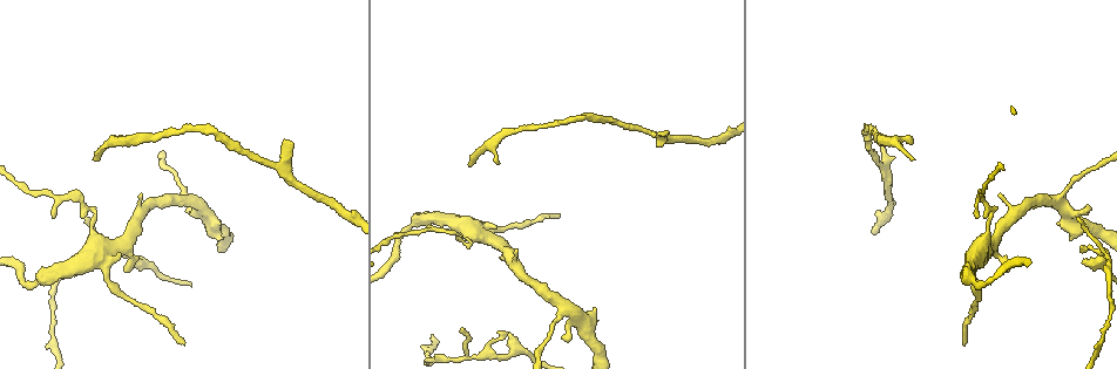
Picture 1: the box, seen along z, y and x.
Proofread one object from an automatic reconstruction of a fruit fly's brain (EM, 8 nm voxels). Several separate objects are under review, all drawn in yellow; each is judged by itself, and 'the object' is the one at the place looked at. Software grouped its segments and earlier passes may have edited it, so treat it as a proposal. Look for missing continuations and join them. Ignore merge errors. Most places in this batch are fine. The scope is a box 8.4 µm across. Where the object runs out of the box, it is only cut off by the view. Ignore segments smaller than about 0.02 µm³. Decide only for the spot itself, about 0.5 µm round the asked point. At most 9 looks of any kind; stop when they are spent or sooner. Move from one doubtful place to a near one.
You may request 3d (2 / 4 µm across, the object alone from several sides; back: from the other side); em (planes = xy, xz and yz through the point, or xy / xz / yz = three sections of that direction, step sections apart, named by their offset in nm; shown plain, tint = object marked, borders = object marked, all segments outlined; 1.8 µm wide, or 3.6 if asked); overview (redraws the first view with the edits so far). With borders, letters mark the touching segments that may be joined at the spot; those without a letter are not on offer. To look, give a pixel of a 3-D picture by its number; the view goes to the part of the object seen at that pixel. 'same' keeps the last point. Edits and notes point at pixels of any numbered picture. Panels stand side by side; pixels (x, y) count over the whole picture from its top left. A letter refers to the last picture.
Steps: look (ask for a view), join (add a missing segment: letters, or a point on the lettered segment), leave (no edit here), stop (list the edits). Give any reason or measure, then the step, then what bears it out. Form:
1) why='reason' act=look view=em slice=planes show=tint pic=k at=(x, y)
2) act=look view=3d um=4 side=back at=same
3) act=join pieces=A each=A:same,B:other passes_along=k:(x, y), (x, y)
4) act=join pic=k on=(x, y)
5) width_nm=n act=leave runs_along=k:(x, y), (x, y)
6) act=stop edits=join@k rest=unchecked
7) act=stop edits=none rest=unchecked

act=look view=em slice=planes show=borders pic=1 at=(1000, 193)

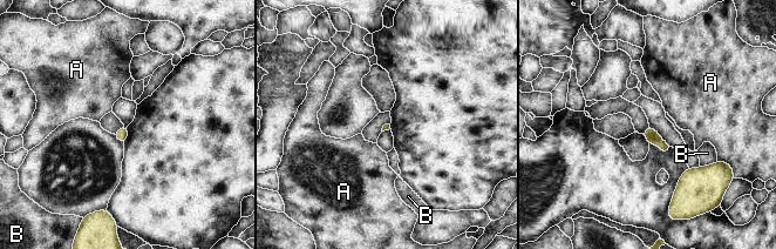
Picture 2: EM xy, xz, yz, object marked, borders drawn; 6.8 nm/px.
act=leave each=A:other,B:other border=2:(717, 160), (723, 162) found='none of them fits'

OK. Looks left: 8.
why='branch stops here' act=look view=em slice=planes show=plain pic=1 at=(1081, 248)

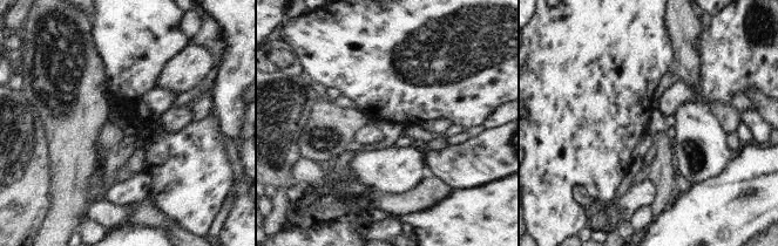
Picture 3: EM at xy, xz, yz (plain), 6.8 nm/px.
act=look view=em slice=planes show=tint at=same

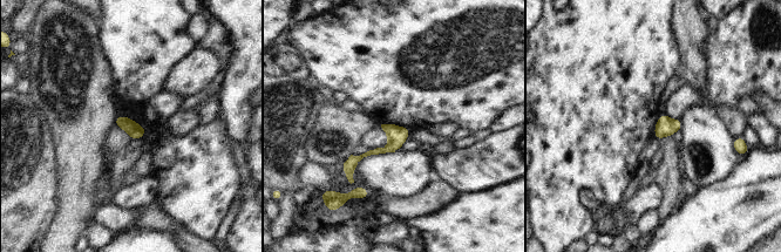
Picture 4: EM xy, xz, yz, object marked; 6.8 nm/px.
why='what lies round it' act=look view=em slice=planes show=borders at=same

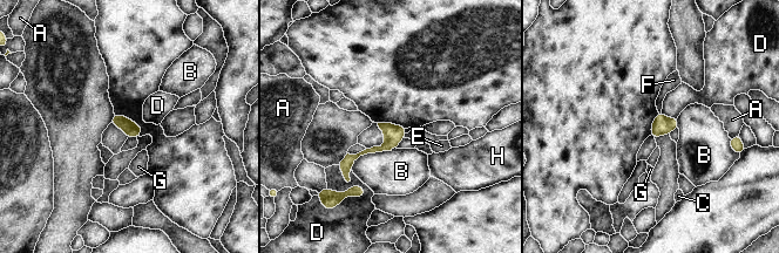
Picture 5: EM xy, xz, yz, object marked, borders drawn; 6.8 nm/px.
width_nm=110 act=leave each=A:other,B:other,C:other,D:other,E:other,F:other,G:other,H:other runs_along=5:(404, 129), (384, 148), (354, 157), (346, 175) found='no lettered segment goes on from it'

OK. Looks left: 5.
why='an open end' act=look view=em slice=yz step=8 show=borders pic=1 at=(469, 161)

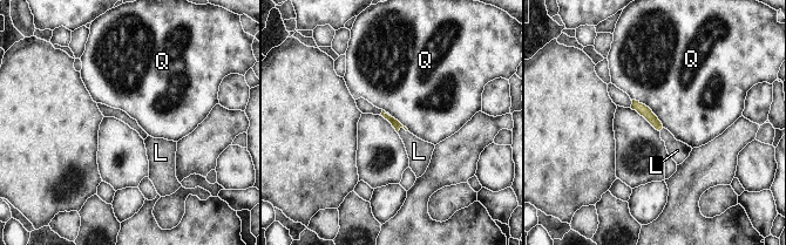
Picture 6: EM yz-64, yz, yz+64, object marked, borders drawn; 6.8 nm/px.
act=join pieces=L each=L:same,Q:other passes_along=6:(395, 123), (401, 127), (419, 151) found='it goes on there'

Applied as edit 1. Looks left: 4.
why='branch stops here' act=look view=em slice=yz step=8 show=tint pic=1 at=(1089, 206)

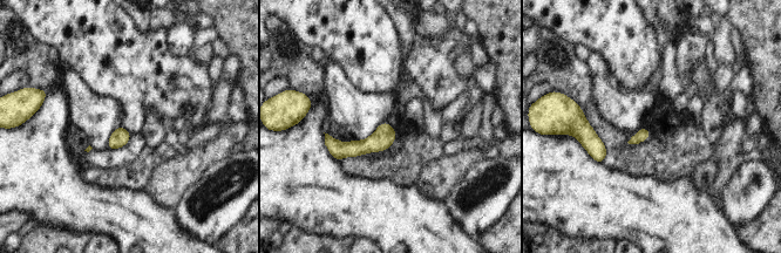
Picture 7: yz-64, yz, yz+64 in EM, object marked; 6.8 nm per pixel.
act=look view=em slice=planes show=borders at=same

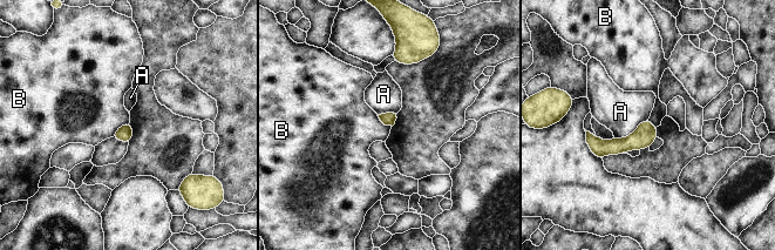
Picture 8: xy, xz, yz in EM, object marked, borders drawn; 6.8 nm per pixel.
act=leave each=A:other,B:other runs_along=8:(654, 130), (620, 146), (589, 140) found='none of them fits'

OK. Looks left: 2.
act=stop edits=join@6 rest=unchecked

